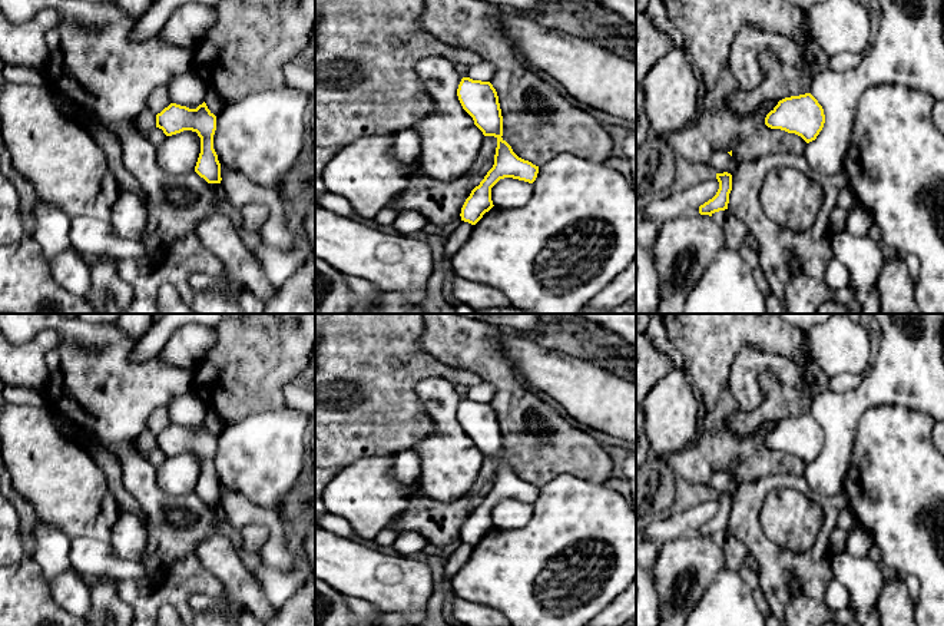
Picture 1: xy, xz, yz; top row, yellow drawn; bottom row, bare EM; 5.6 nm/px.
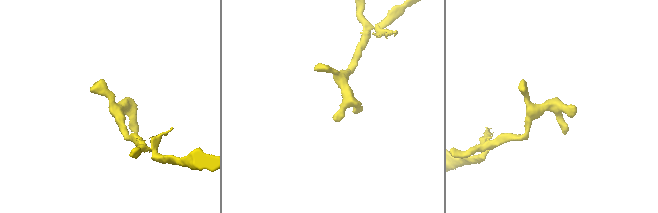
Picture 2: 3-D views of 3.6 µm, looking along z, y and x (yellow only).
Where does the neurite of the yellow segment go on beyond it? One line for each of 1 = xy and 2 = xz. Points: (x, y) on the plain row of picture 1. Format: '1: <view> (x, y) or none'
1: none
2: none

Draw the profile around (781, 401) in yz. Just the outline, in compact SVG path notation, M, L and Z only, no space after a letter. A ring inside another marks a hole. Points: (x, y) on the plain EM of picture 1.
M774 371L762 372L764 401L753 411L738 410L731 414L725 427L733 434L752 433L762 424L809 414L812 398L789 384L781 382Z

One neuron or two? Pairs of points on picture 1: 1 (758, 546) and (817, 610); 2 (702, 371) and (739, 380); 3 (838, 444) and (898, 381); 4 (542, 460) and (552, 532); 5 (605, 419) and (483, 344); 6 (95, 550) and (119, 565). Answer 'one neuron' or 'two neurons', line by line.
1: one neuron
2: two neurons
3: one neuron
4: two neurons
5: two neurons
6: one neuron

